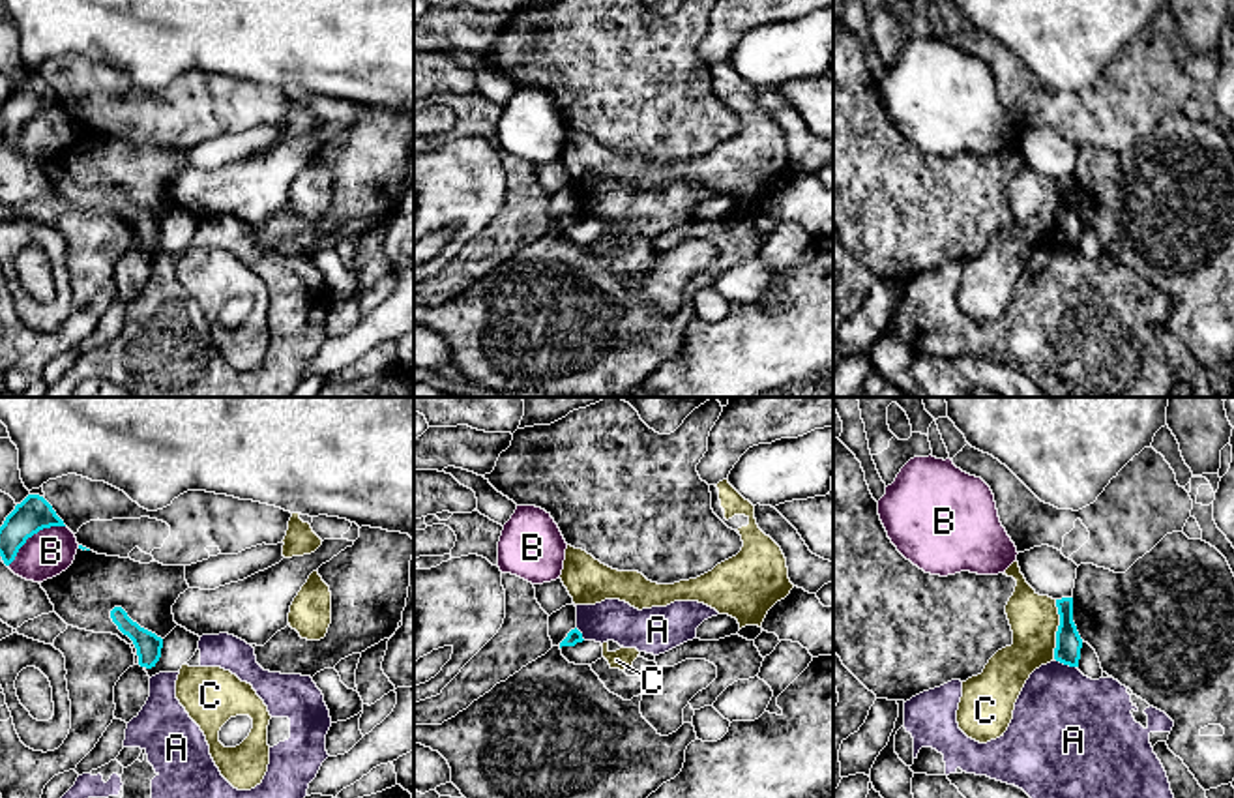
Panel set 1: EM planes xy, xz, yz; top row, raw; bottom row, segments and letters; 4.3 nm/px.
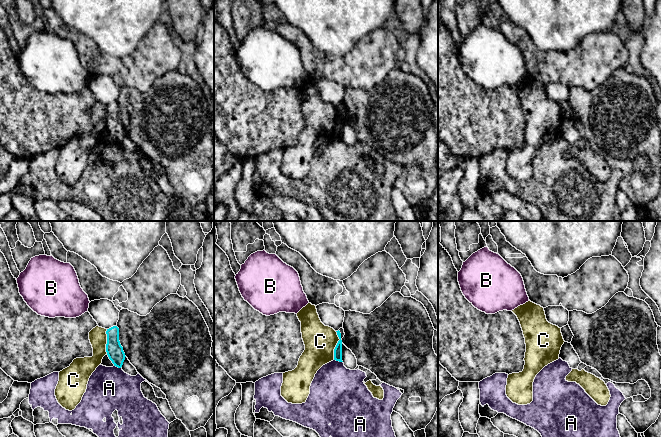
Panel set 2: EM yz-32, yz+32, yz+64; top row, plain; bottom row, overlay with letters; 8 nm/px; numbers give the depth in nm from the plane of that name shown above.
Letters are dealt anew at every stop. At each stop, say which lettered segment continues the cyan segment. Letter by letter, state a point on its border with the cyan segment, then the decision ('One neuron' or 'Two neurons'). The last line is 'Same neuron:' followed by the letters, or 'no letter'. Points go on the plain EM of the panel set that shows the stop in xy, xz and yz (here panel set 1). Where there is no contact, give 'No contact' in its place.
A: Touches cyan at yz (1066, 244). Two neurons
B: Touches cyan at xy (32, 115). Two neurons
C: Touches cyan at yz (1058, 210). Two neurons
Same neuron: no letter

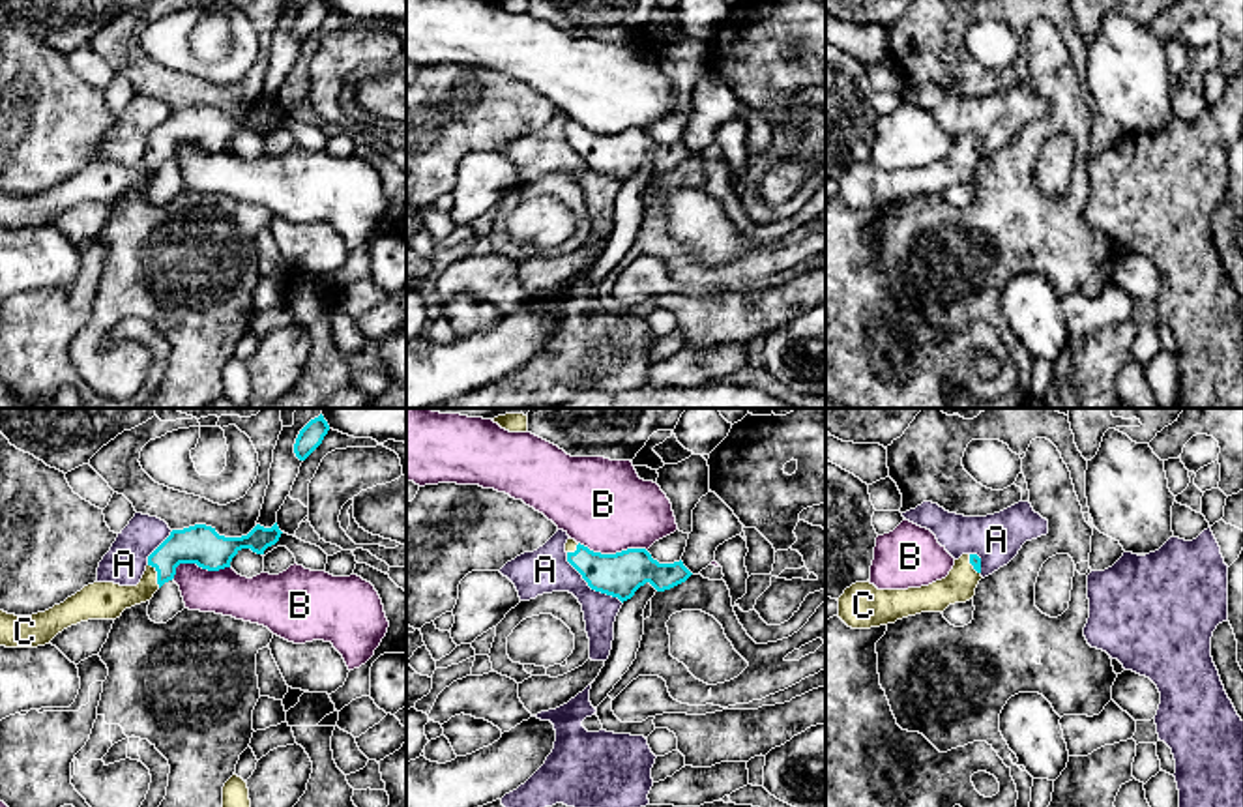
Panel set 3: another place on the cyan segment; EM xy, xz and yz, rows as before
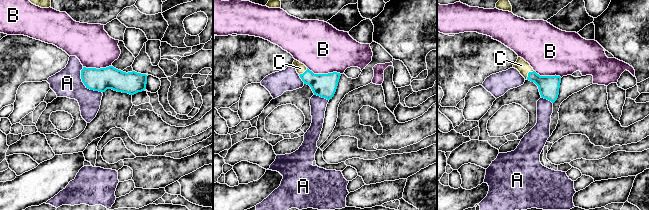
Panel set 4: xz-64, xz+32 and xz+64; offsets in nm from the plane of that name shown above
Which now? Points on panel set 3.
A: Touches cyan at xz (590, 167). Two neurons
B: Touches cyan at xz (613, 135). Two neurons
C: Touches cyan at xy (158, 156). One neuron
Same neuron: C

